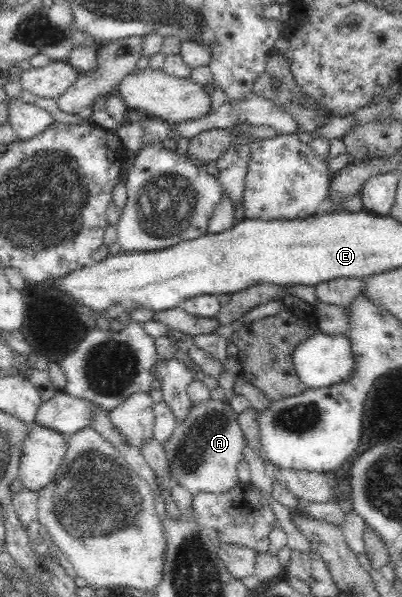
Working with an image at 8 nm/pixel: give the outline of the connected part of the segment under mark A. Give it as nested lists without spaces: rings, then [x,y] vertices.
[[[214,399],[199,402],[183,421],[177,422],[171,437],[162,444],[170,464],[170,479],[194,497],[201,492],[220,494],[230,491],[238,483],[237,465],[244,459],[243,440],[238,414],[231,405]]]

